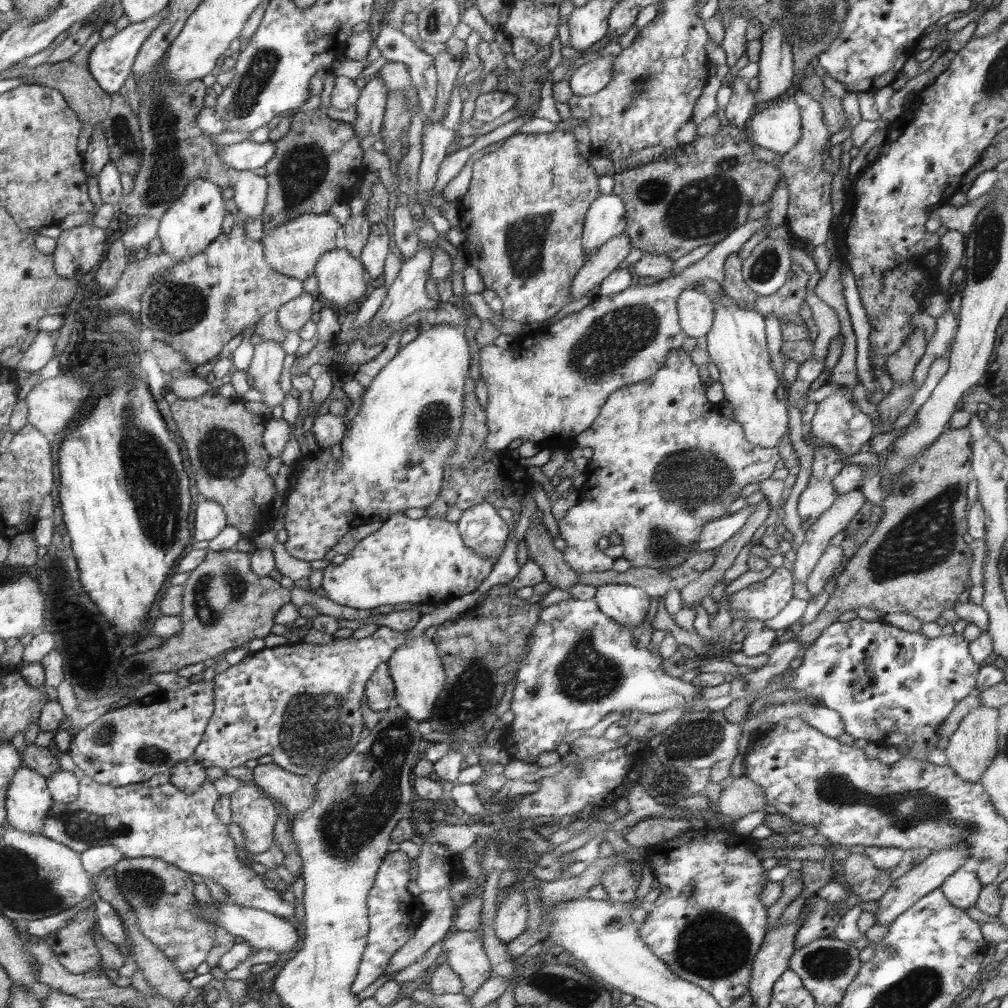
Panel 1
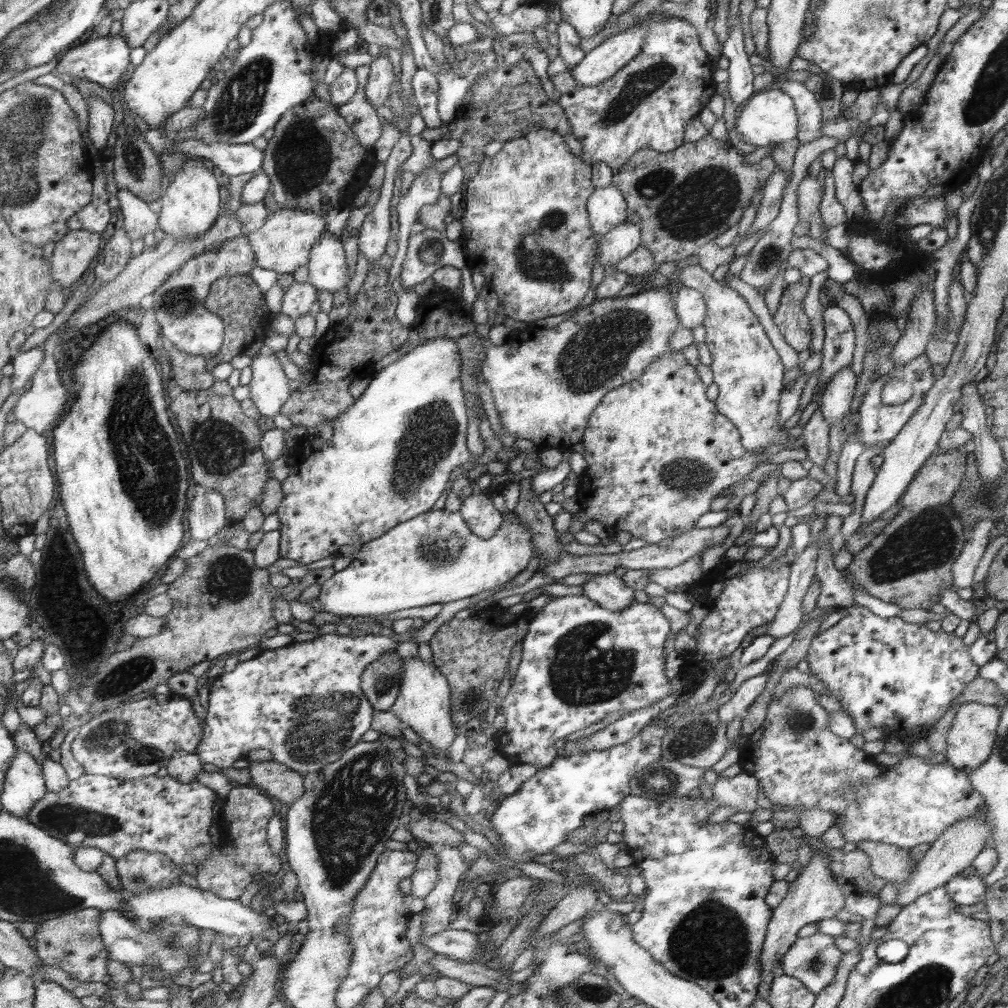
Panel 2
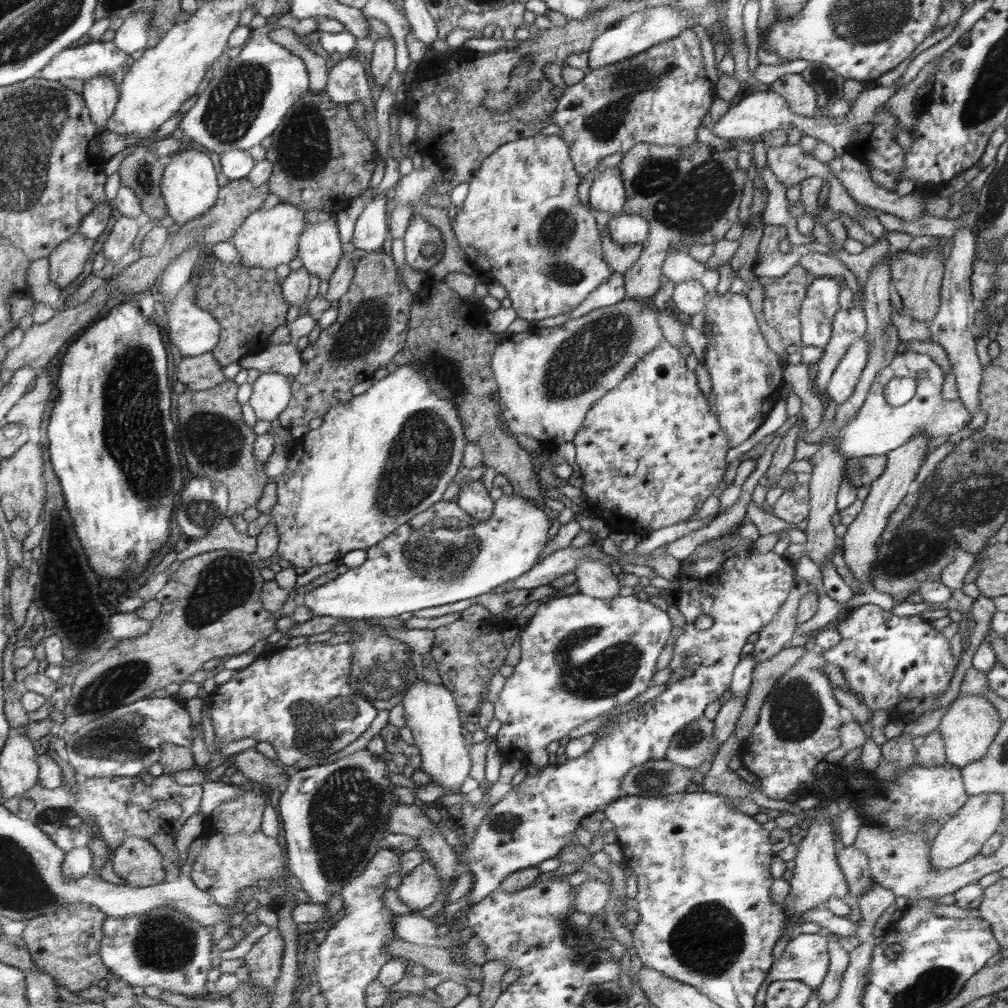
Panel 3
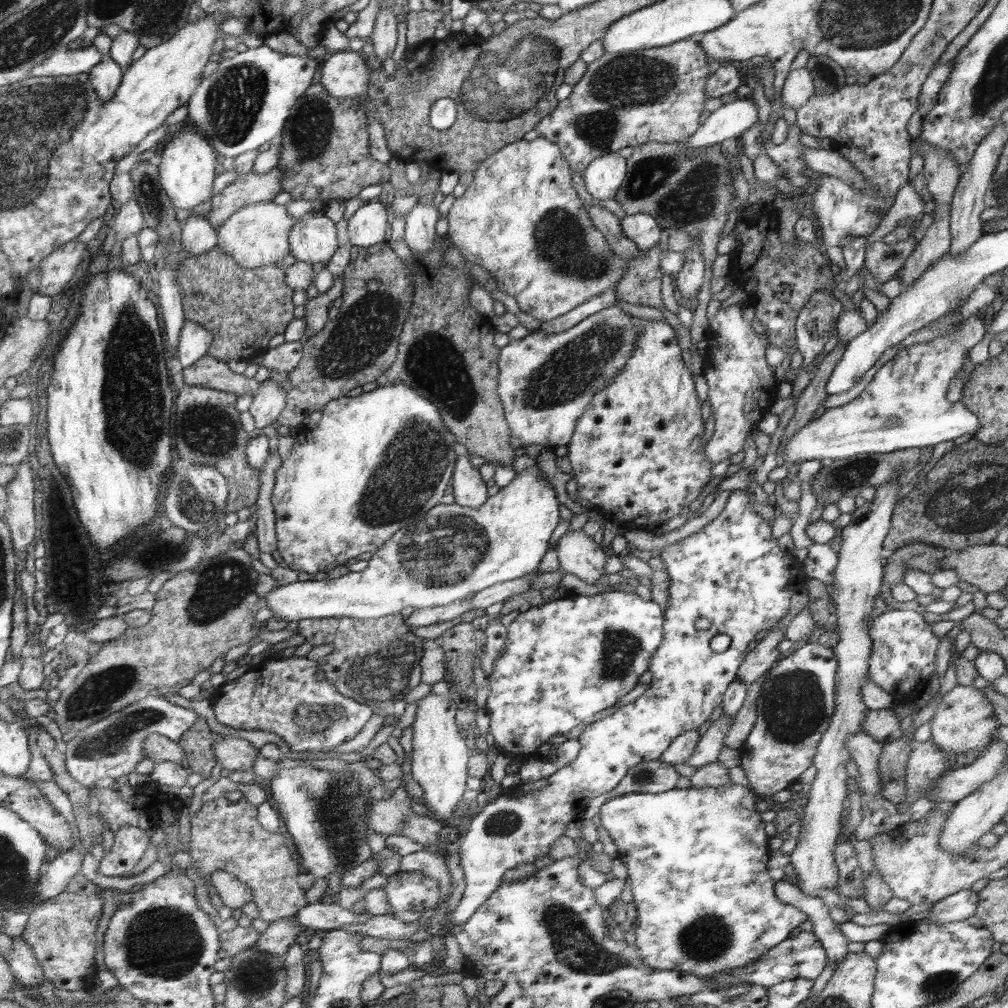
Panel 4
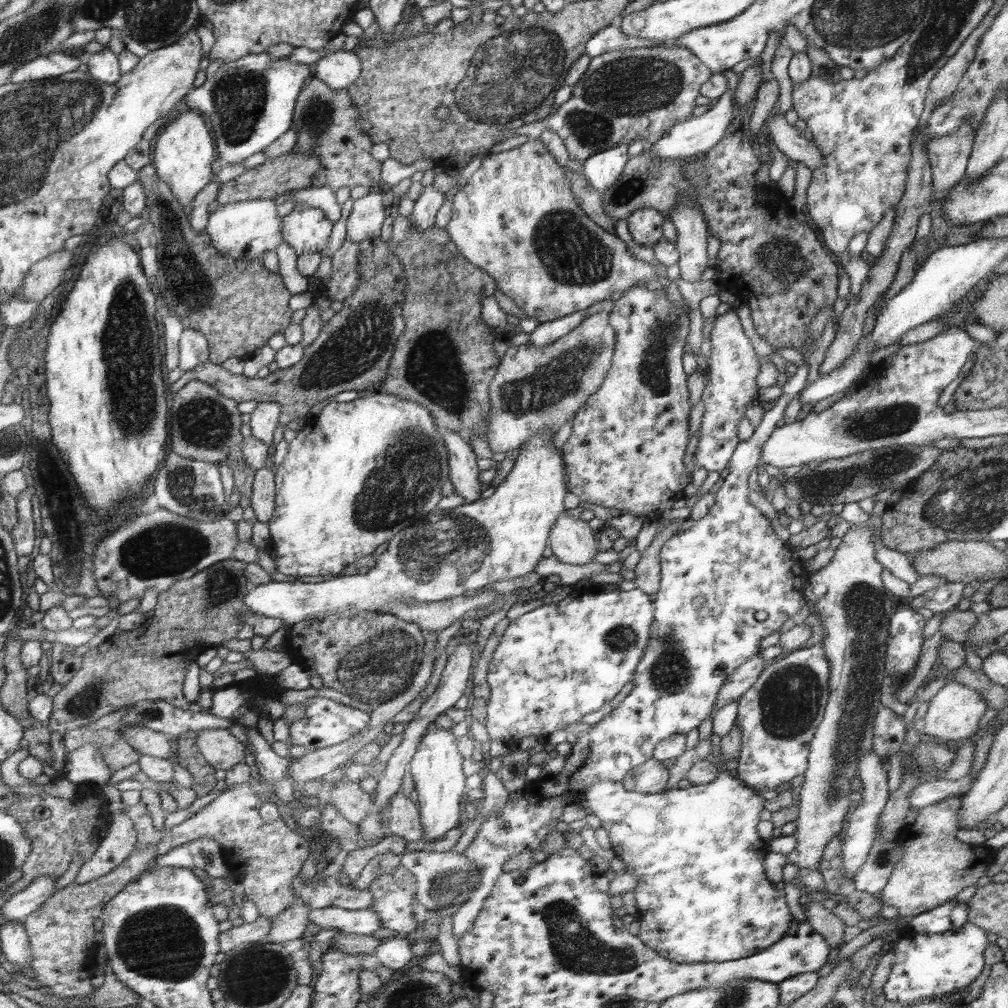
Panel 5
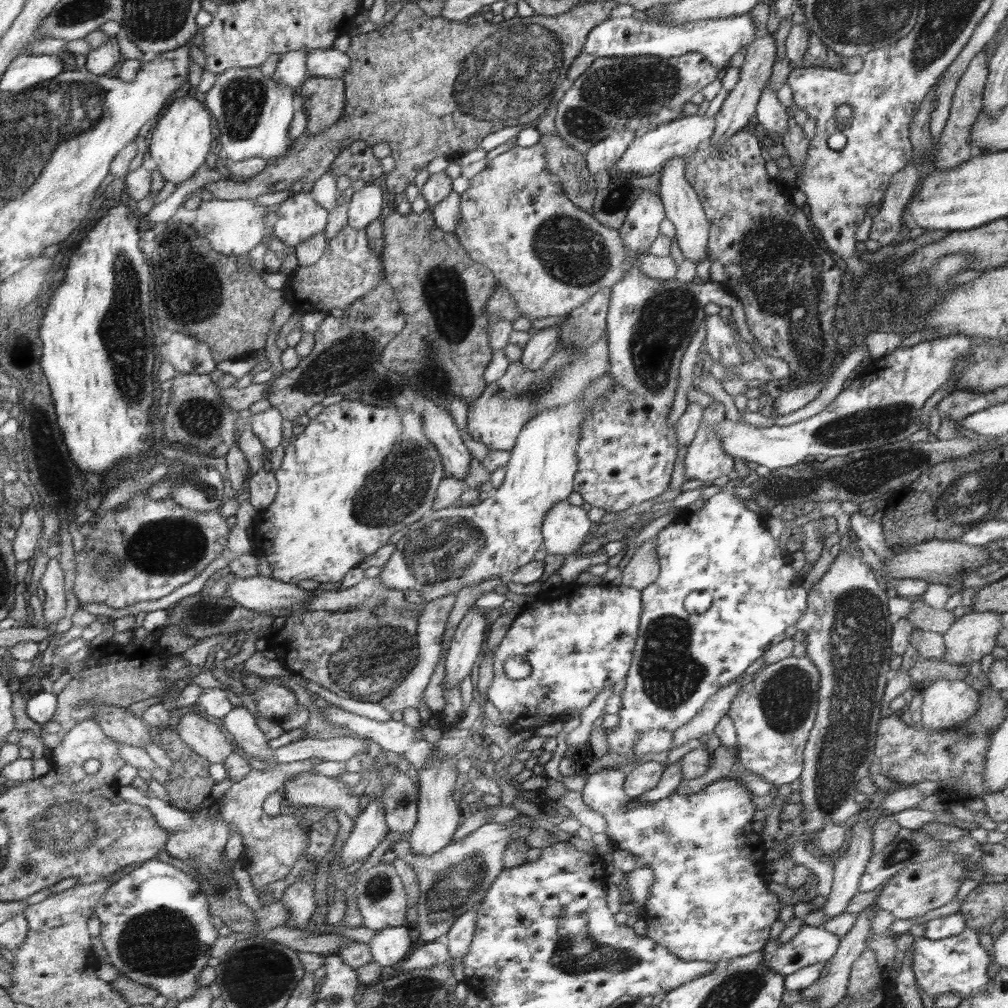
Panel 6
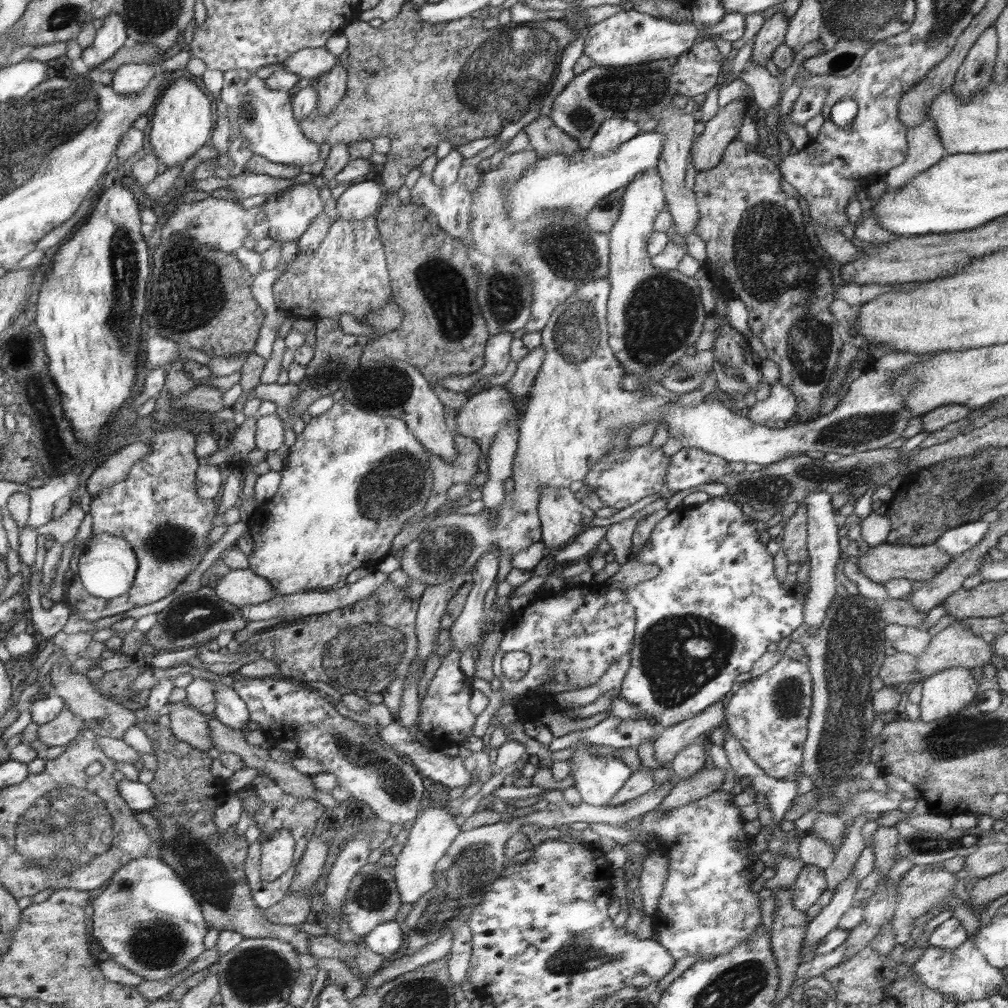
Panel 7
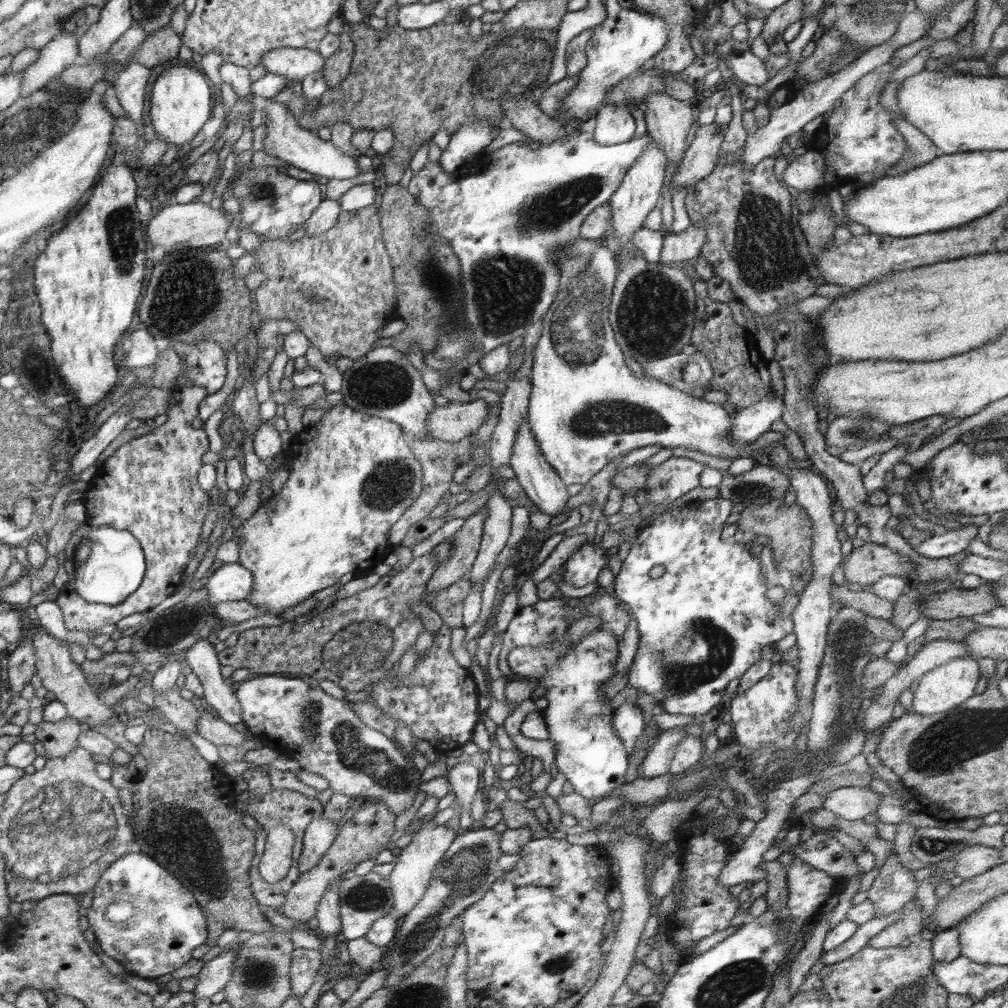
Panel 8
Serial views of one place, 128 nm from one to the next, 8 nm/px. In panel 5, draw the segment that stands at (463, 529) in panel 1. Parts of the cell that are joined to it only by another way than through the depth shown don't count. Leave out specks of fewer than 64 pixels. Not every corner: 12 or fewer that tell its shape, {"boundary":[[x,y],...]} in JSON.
{"boundary":[[439,430],[449,449],[450,481],[466,503],[482,483],[476,454],[458,432]]}

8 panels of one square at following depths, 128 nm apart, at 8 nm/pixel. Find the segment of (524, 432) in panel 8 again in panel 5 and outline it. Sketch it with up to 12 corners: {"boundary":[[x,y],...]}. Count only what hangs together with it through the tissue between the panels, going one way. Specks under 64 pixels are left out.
{"boundary":[[558,517],[549,537],[566,564],[590,564],[597,532],[582,518]]}

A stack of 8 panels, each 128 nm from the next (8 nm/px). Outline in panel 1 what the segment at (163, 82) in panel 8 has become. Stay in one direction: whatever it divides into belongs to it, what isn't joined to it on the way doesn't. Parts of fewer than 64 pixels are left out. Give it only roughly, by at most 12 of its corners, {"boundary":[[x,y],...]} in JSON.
{"boundary":[[190,181],[159,219],[157,236],[178,263],[221,237],[217,183]]}

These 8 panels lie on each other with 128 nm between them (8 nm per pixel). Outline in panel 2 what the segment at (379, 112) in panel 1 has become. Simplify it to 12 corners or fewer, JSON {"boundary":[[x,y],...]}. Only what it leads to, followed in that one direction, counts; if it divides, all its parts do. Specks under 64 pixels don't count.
{"boundary":[[386,53],[374,58],[365,97],[377,109],[396,80]]}

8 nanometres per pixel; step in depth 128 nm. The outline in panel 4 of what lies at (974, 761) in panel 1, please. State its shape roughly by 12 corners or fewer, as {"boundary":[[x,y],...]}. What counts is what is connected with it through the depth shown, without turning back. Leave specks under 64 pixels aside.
{"boundary":[[972,685],[942,696],[931,740],[946,754],[979,751],[1000,727]]}

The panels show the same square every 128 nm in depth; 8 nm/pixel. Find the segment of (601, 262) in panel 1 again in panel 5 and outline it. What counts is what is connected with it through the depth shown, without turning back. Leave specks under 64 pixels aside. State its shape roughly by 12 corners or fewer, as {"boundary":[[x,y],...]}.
{"boundary":[[636,210],[628,232],[636,244],[654,247],[664,237],[665,216]]}

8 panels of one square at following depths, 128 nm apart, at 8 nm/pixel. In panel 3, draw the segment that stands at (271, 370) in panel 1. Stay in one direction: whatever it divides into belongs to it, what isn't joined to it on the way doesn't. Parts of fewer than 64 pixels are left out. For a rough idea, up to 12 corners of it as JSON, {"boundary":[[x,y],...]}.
{"boundary":[[262,371],[248,401],[258,419],[282,418],[292,403],[286,375]]}

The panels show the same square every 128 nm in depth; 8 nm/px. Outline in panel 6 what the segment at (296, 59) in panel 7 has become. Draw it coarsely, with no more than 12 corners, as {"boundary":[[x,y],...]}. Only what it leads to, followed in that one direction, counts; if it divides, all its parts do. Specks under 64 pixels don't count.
{"boundary":[[311,50],[310,77],[343,79],[352,68],[345,51]]}

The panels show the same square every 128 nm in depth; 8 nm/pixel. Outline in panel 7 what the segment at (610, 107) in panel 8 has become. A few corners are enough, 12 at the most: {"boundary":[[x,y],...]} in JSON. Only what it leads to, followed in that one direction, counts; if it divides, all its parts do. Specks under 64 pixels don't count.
{"boundary":[[607,118],[588,149],[608,154],[640,132],[628,118]]}

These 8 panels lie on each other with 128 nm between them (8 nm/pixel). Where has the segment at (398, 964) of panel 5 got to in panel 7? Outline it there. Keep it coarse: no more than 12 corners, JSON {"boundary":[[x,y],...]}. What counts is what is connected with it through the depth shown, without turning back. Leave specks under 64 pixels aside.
{"boundary":[[383,922],[363,942],[391,959],[405,944],[402,924]]}

